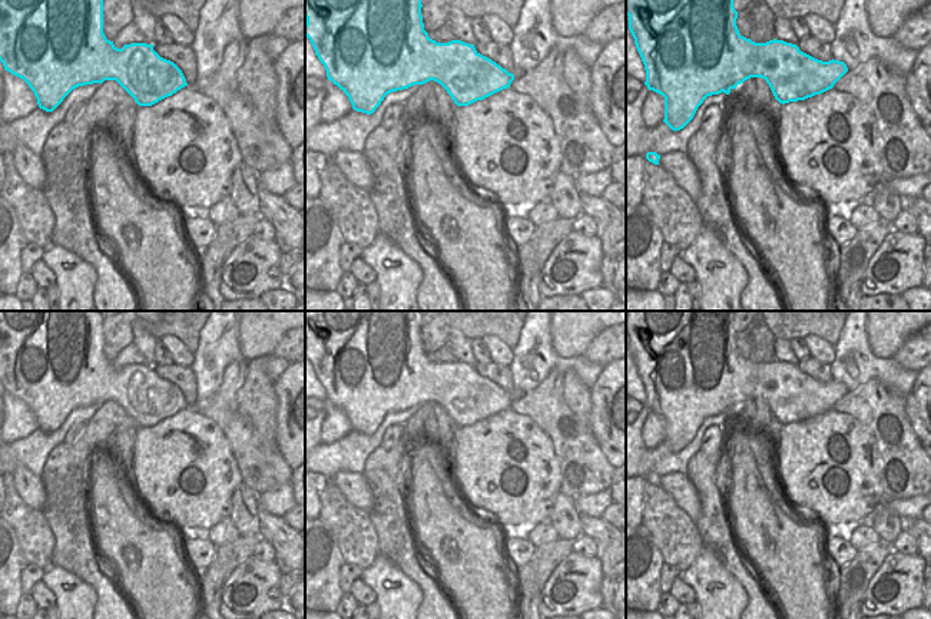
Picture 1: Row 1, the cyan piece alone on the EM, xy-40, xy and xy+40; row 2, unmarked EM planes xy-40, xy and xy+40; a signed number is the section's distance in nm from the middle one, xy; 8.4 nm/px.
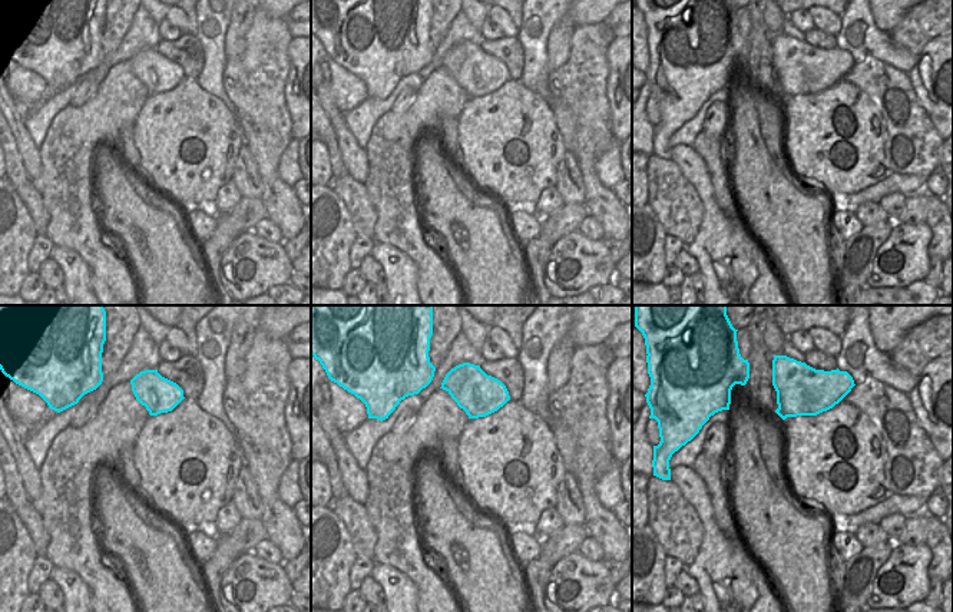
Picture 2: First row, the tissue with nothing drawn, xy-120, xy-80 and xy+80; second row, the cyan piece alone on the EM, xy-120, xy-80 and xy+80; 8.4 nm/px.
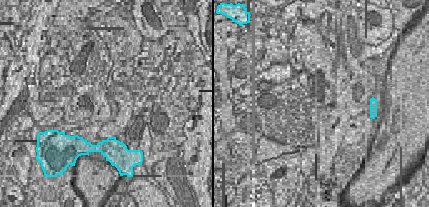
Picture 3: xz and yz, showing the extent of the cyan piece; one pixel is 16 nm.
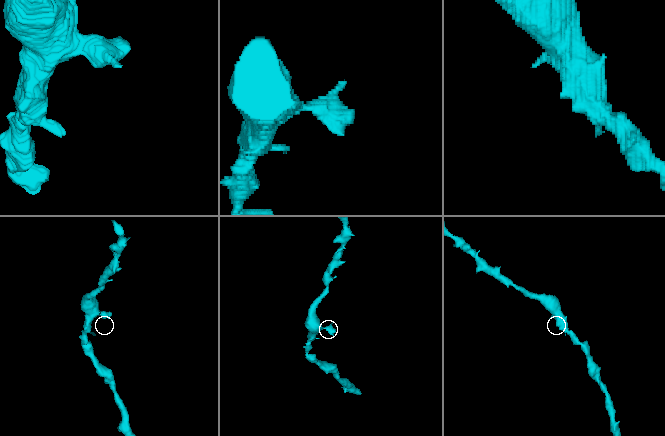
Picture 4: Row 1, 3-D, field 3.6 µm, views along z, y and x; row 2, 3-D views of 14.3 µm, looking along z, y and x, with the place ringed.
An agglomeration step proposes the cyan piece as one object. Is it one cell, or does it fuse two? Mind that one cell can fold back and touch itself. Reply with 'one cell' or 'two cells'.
one cell

